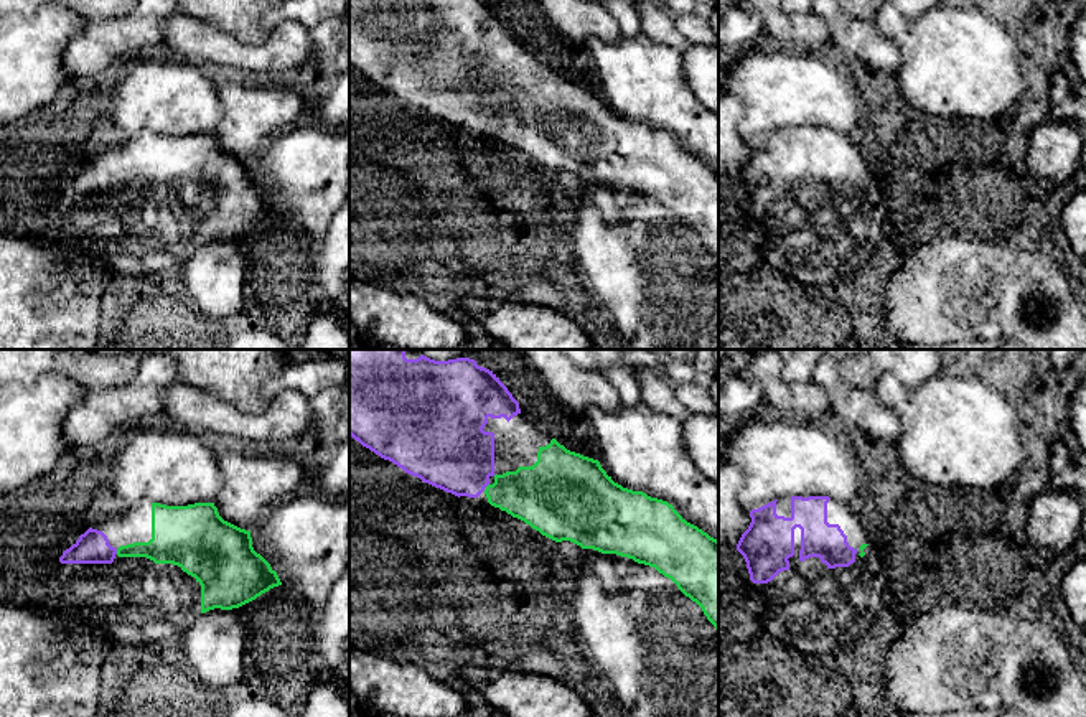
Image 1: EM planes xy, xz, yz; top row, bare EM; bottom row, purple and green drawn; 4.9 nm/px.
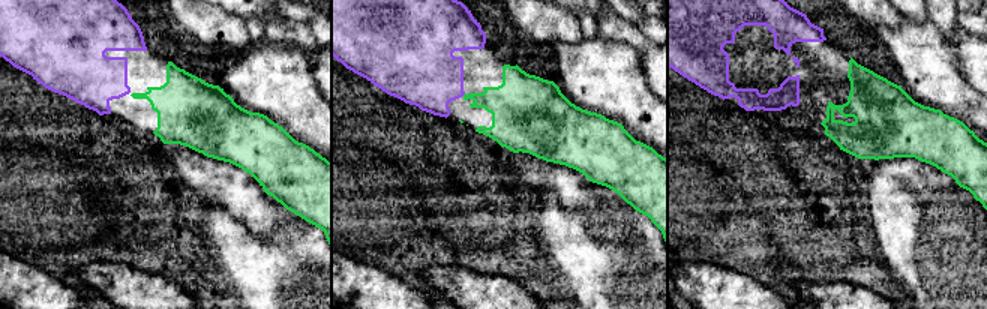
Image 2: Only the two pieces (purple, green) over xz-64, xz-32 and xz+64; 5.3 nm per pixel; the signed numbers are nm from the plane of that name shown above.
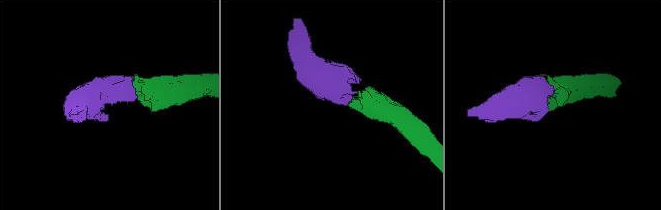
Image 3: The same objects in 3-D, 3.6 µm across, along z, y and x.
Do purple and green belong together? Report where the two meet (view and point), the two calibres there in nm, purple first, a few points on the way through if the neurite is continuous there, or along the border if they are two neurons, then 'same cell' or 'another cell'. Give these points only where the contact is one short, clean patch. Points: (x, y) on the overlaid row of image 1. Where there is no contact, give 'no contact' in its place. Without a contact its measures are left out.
contact xy (116, 551); calibres 160 and 180 nm; way xy (93, 546), (98, 551), (116, 551), (162, 549), (167, 546); same cell

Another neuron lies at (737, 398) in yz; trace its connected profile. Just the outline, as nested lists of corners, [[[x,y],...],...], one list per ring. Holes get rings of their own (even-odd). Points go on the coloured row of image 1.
[[[730,374],[719,381],[719,422],[740,422],[765,401],[756,382]]]

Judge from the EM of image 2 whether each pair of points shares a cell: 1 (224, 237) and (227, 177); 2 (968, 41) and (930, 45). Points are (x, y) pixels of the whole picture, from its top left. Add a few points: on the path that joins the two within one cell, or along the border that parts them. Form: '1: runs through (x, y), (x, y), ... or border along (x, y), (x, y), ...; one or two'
1: border along (207, 204), (213, 204), (240, 218), (252, 234); two
2: border along (944, 35), (954, 50), (962, 75); two

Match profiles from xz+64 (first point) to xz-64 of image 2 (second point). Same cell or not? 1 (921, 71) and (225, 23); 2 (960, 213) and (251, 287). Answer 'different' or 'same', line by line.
1: different
2: same

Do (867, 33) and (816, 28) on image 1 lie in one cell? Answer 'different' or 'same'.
different

